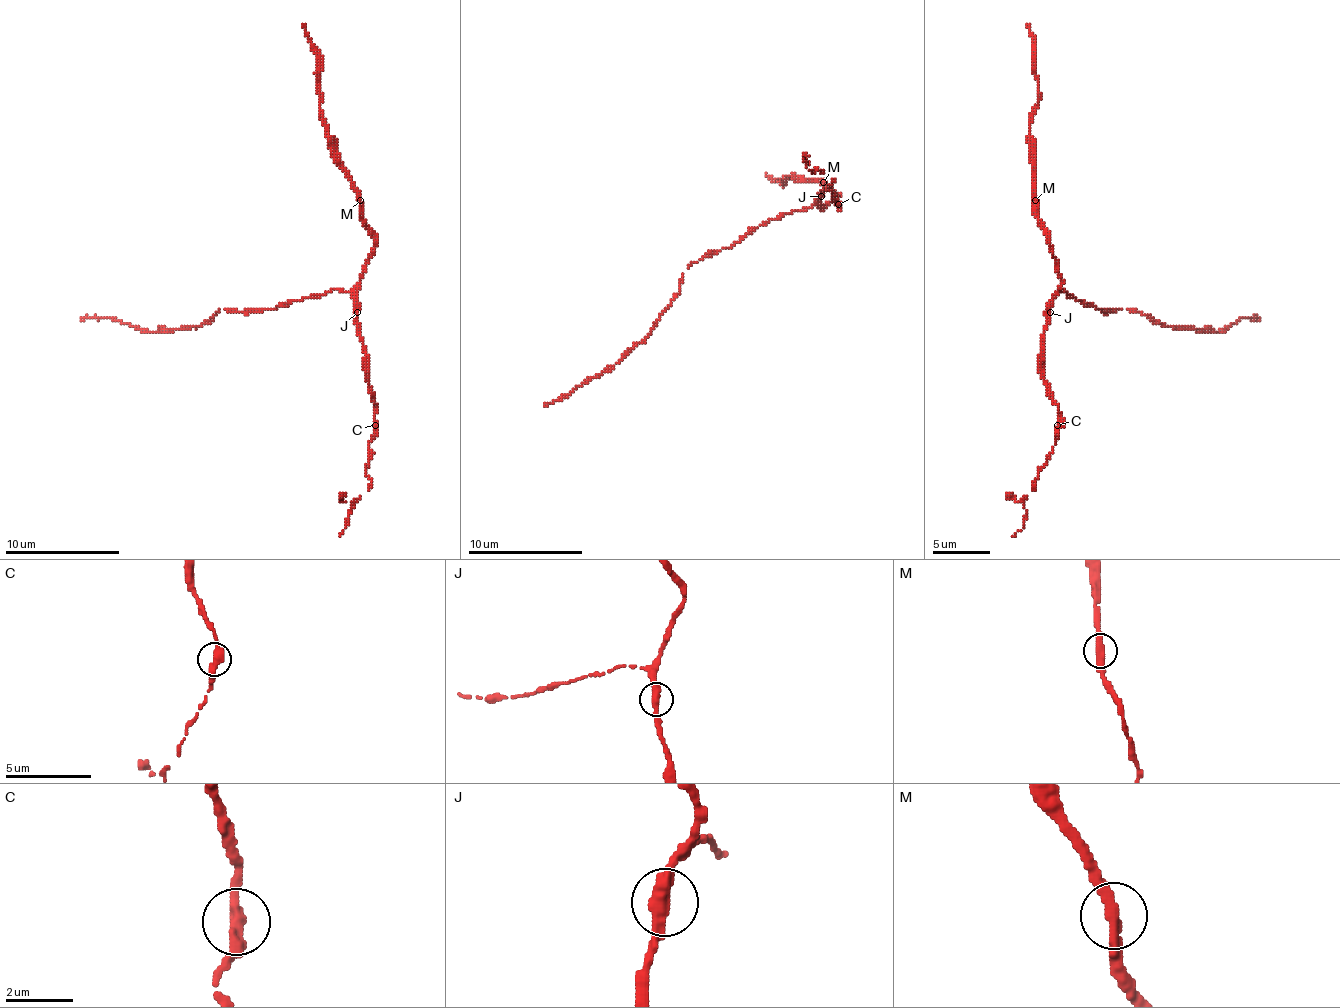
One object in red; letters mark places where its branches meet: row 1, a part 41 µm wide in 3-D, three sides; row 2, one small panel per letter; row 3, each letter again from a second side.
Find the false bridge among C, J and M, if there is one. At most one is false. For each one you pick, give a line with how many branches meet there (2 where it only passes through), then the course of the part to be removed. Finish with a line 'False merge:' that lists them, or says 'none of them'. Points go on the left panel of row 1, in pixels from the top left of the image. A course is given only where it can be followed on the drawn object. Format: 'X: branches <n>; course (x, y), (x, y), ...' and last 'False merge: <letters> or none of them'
C: branches 2; course (374, 424), (366, 473), (371, 487), (357, 499), (340, 536)
False merge: C

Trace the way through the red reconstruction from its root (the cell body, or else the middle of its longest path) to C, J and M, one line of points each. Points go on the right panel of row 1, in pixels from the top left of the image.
C: (1067, 295), (1064, 289), (1052, 300), (1041, 364), (1047, 395), (1058, 407), (1058, 424)
J: (1067, 295), (1064, 289), (1052, 300), (1050, 312)
M: (1067, 295), (1064, 289), (1061, 292), (1058, 289), (1061, 274), (1052, 257), (1050, 231), (1035, 211), (1035, 200)

